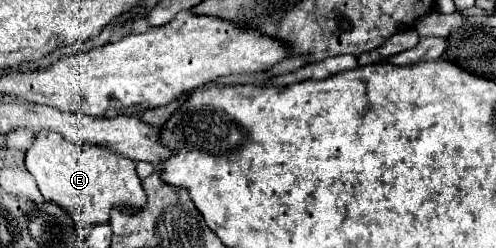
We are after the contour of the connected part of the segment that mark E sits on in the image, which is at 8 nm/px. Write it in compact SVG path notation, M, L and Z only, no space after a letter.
M37 133L27 151L25 165L35 177L41 195L65 209L71 209L81 229L91 229L97 223L109 221L111 207L139 209L147 201L141 179L135 171L135 161L93 145L77 147L71 141L63 141L59 133Z

